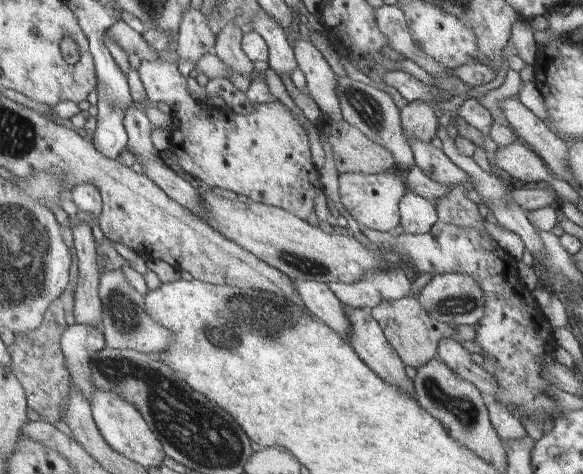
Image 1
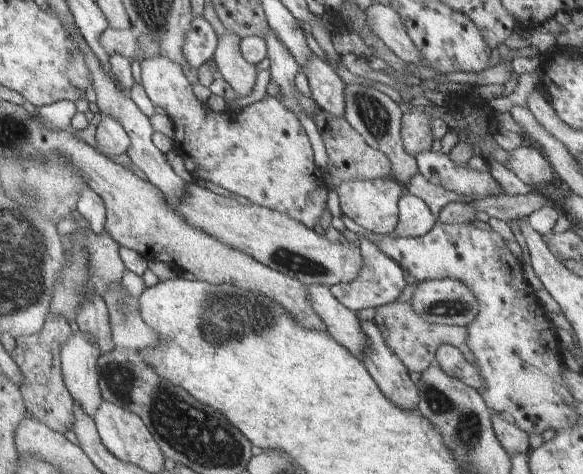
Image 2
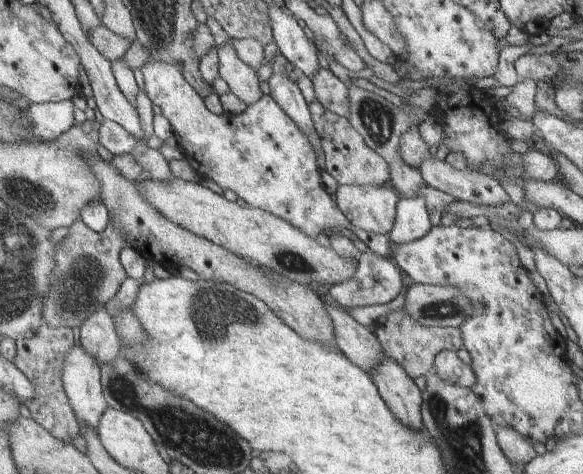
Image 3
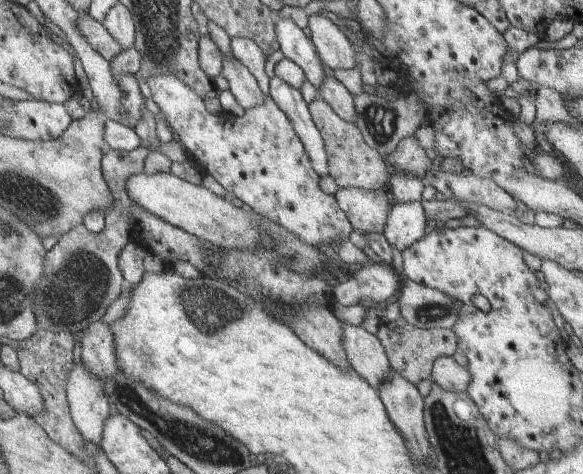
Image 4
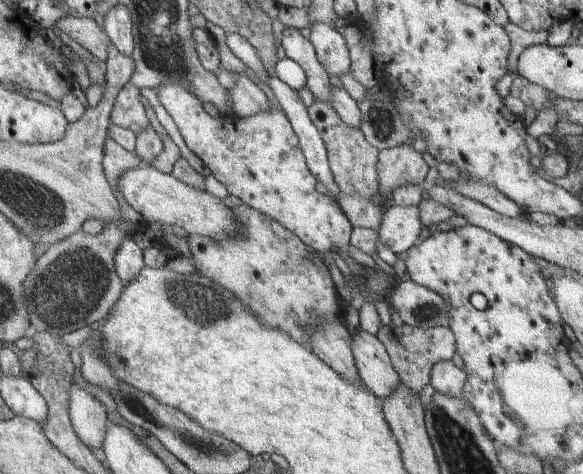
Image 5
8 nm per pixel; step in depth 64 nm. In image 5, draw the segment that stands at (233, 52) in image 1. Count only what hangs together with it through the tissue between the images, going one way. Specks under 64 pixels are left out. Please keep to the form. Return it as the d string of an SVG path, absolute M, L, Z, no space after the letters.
M236 73L236 76L239 77L236 86L228 90L232 96L233 114L245 119L268 112L271 104L258 84L248 74Z

